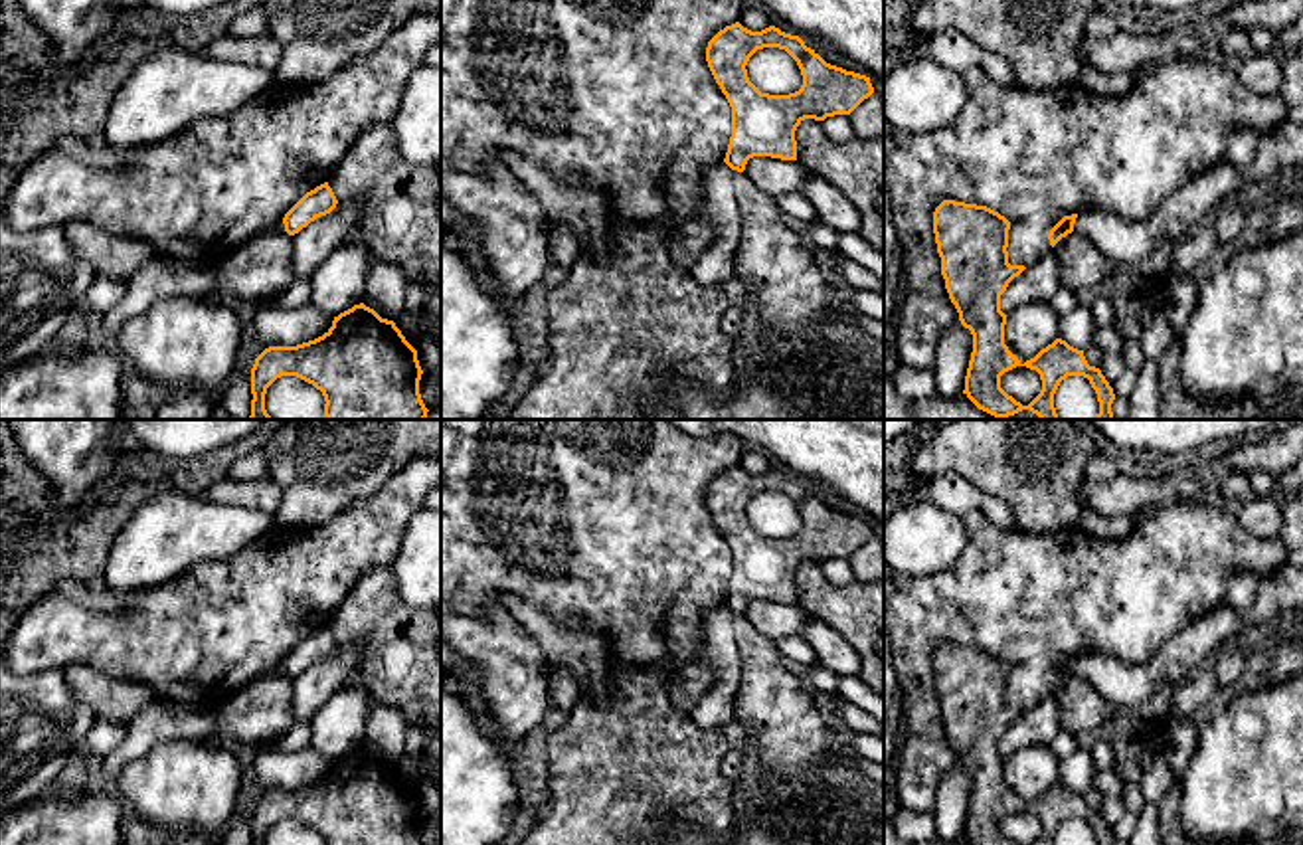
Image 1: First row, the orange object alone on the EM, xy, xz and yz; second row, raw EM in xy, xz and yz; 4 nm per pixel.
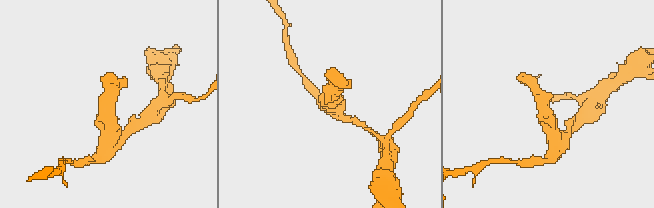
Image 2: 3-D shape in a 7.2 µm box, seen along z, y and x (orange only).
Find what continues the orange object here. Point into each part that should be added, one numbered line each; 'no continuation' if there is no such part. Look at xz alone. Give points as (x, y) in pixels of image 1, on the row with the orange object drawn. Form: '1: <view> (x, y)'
no continuation

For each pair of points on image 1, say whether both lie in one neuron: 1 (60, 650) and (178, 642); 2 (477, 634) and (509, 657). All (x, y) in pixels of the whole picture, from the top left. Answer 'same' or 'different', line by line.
1: same
2: same

